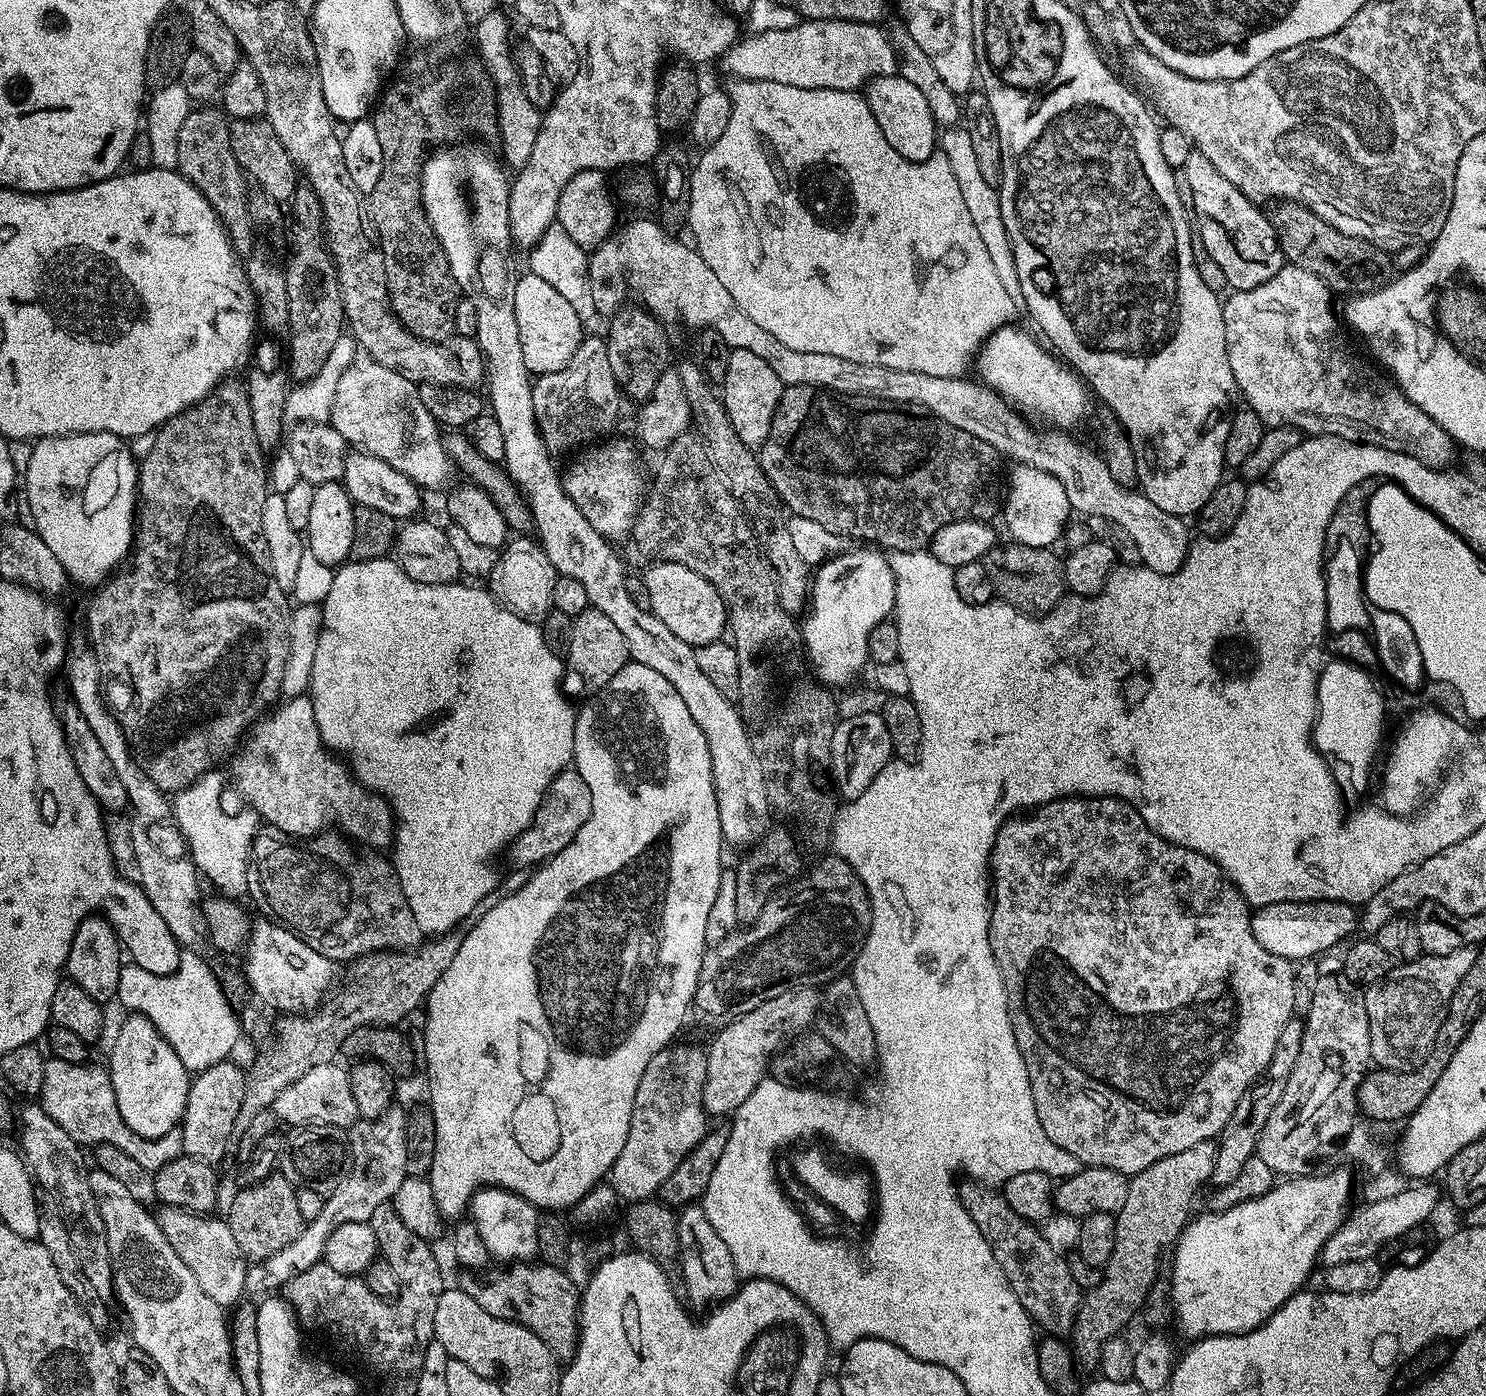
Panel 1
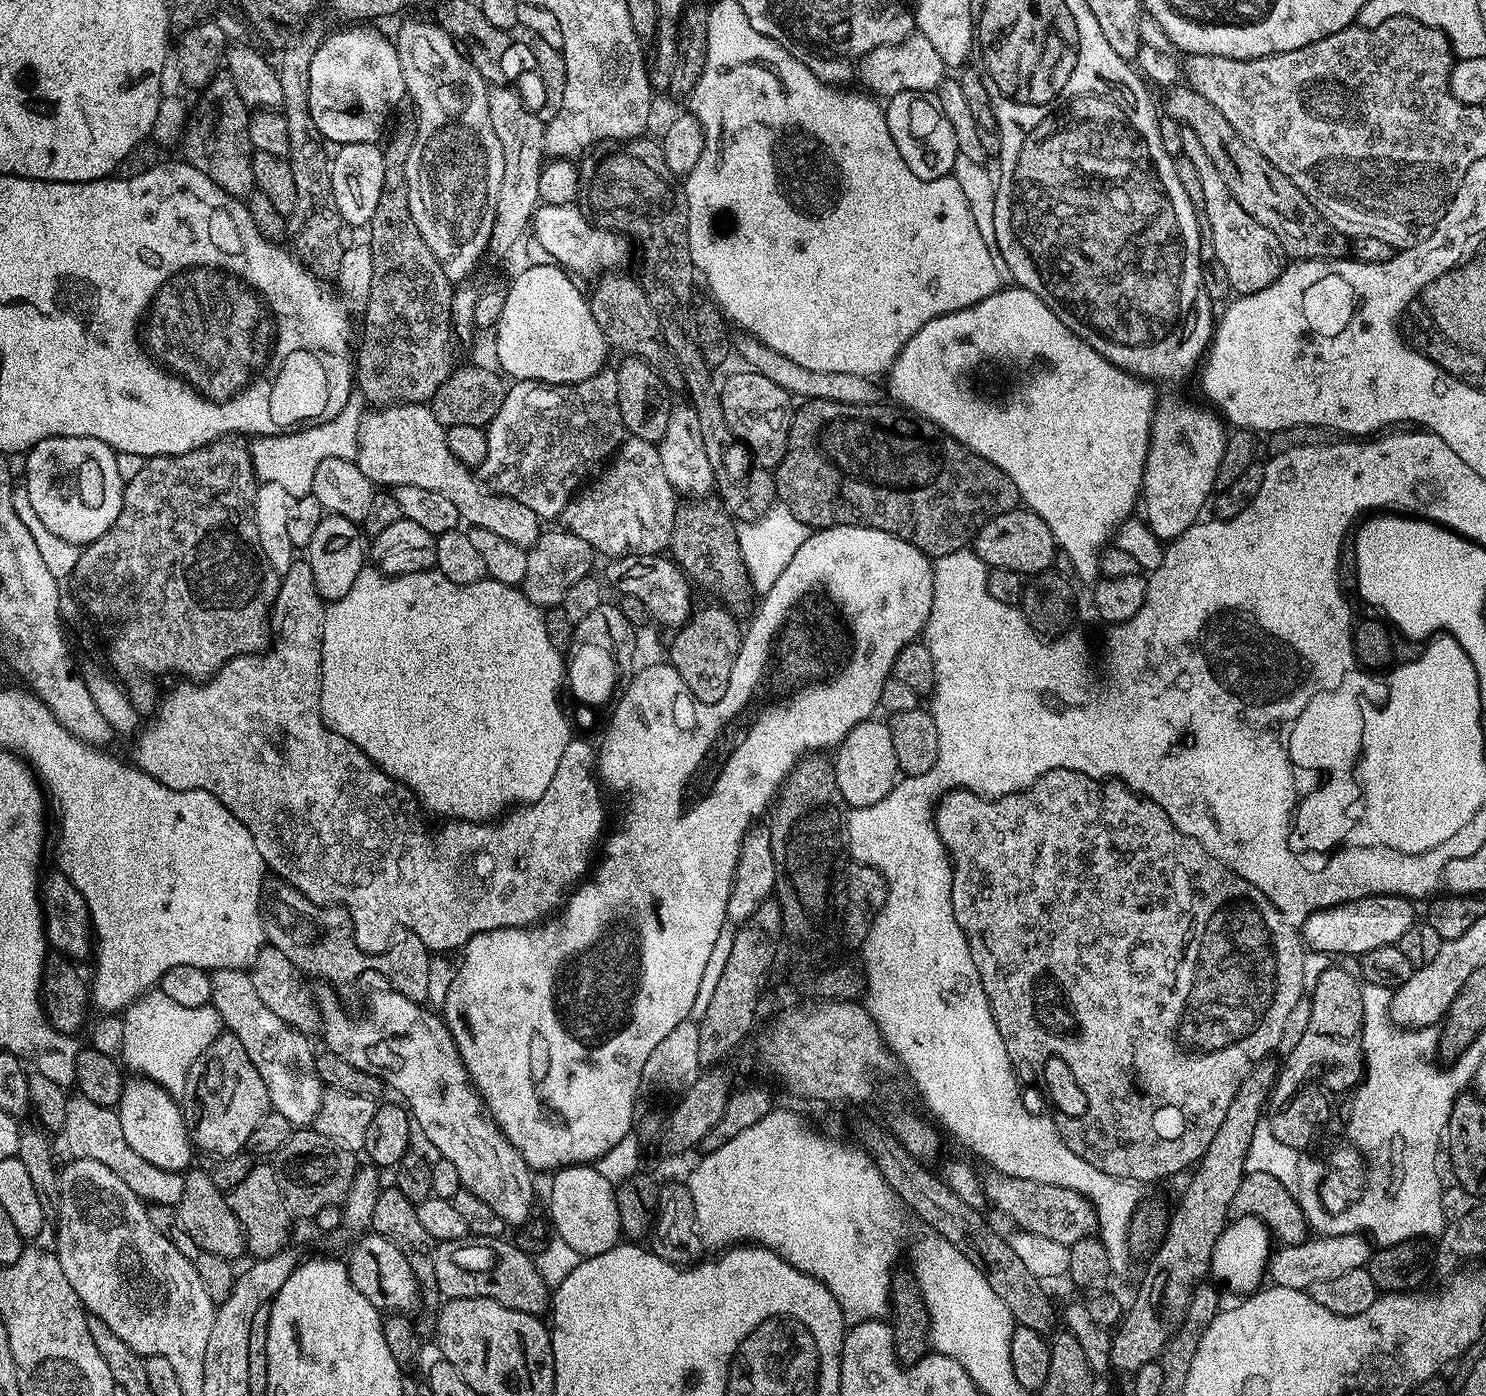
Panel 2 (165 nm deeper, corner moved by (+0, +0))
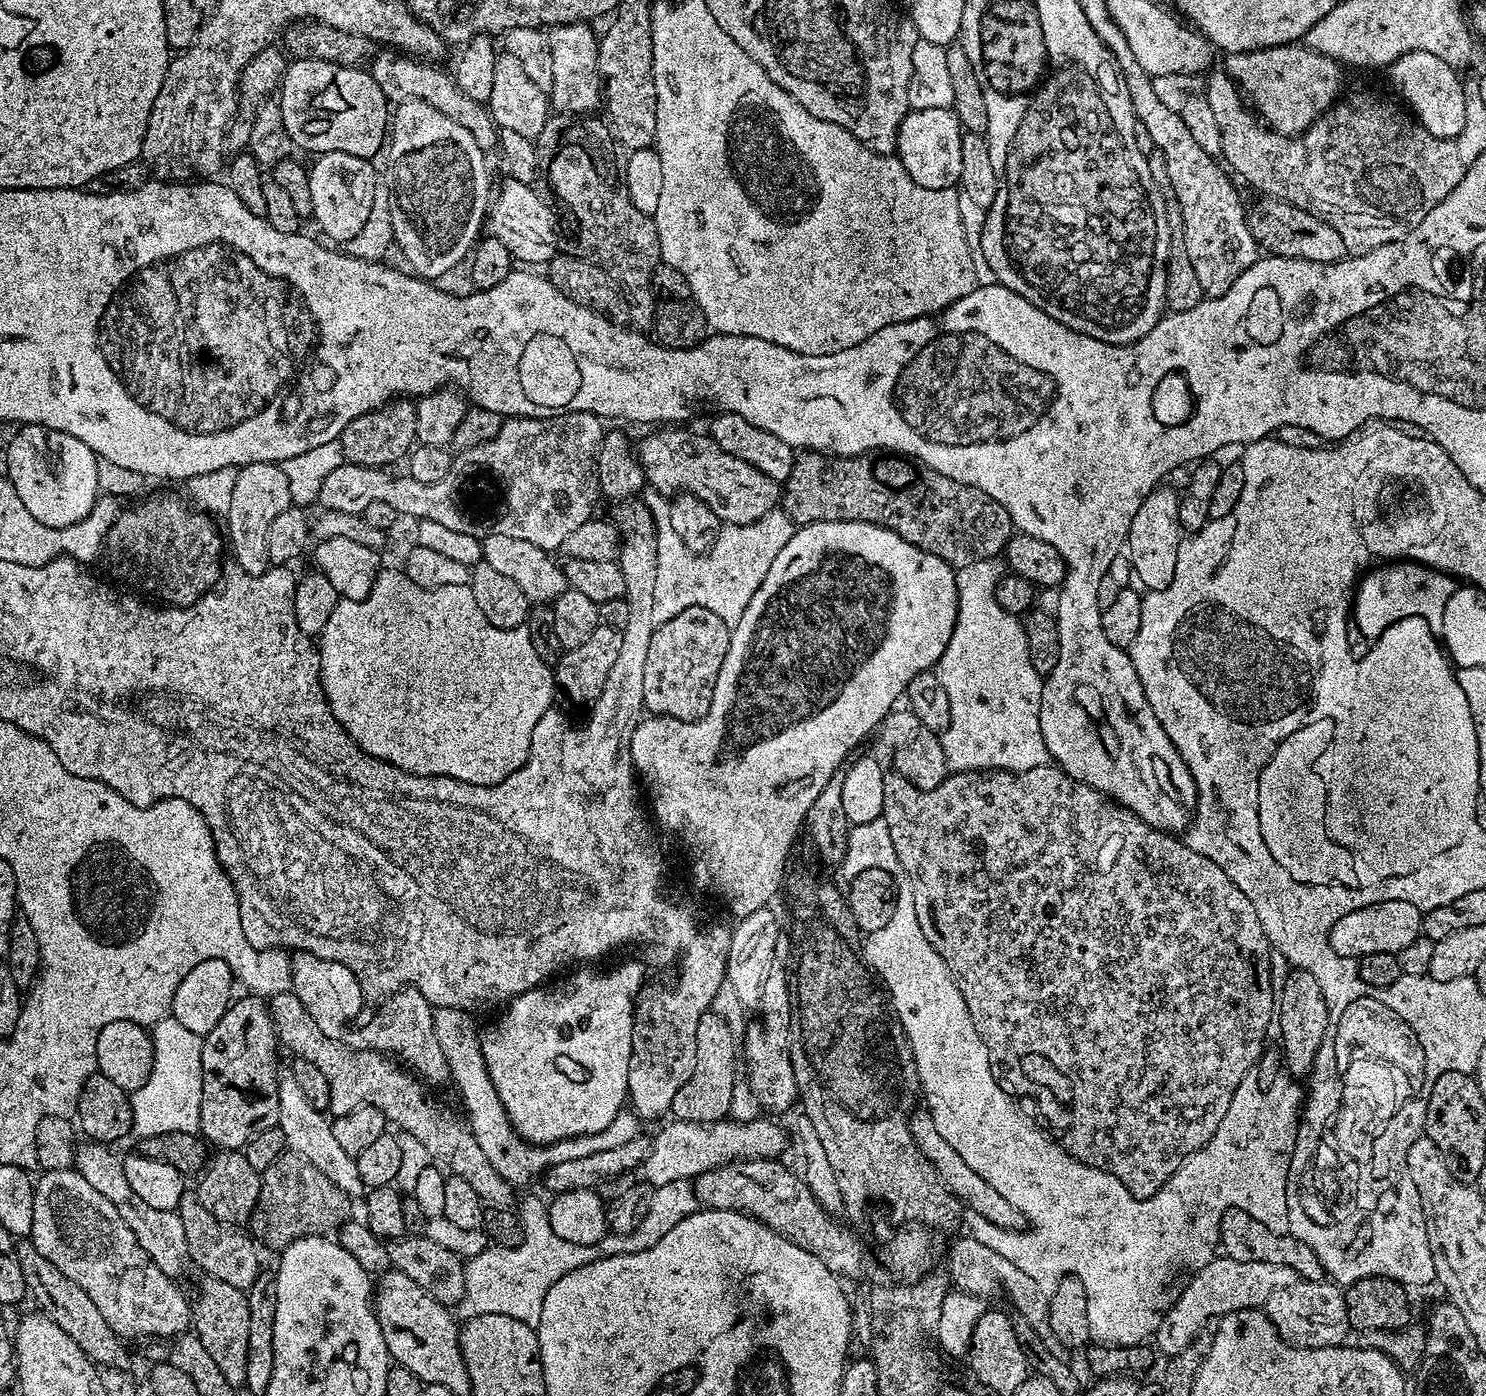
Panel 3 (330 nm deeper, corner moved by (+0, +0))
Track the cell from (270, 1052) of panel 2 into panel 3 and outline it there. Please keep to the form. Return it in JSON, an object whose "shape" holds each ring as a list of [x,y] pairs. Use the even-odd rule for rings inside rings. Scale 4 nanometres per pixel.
{"shape":[[[287,1072],[283,1073],[279,1082],[279,1122],[277,1127],[280,1127],[287,1138],[287,1149],[313,1162],[318,1170],[322,1170],[339,1189],[353,1200],[358,1200],[359,1197],[361,1199],[365,1195],[366,1189],[358,1176],[355,1157],[346,1154],[346,1150],[342,1149],[338,1138],[333,1134],[331,1121],[327,1117],[325,1119],[324,1116],[325,1113],[313,1103],[303,1081],[293,1073],[292,1075]]]}

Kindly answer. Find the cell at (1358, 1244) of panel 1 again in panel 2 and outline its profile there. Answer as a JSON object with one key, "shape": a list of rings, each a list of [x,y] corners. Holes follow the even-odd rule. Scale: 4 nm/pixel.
{"shape":[[[1363,1235],[1321,1236],[1309,1238],[1301,1244],[1280,1246],[1271,1253],[1266,1267],[1266,1276],[1272,1284],[1307,1290],[1314,1282],[1327,1282],[1329,1278],[1338,1278],[1355,1268],[1367,1265],[1370,1244]]]}

